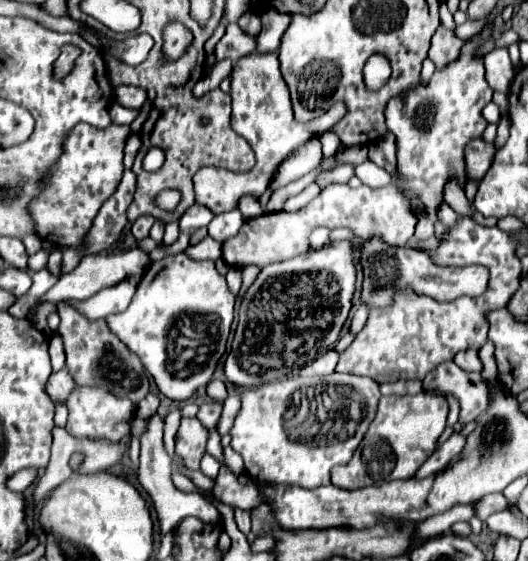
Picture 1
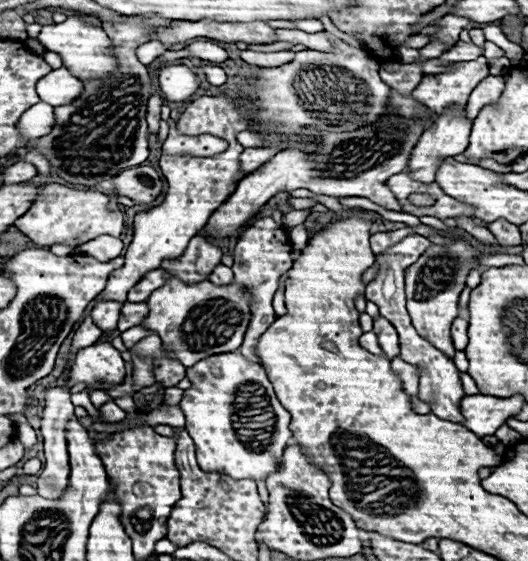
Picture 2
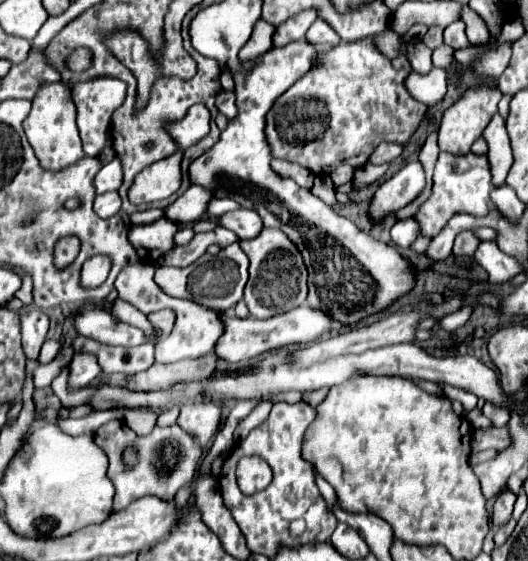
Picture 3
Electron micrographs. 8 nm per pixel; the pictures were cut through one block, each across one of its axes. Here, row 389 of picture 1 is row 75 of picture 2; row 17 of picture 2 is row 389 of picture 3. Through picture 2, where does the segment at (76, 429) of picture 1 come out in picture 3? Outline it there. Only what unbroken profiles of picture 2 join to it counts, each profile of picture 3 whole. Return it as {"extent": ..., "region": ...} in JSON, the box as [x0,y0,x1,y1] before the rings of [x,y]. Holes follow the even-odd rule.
{"extent":[70,352,100,390],"region":[[[76,352],[70,360],[70,388],[78,390],[88,386],[100,374],[100,366],[92,352]]]}

